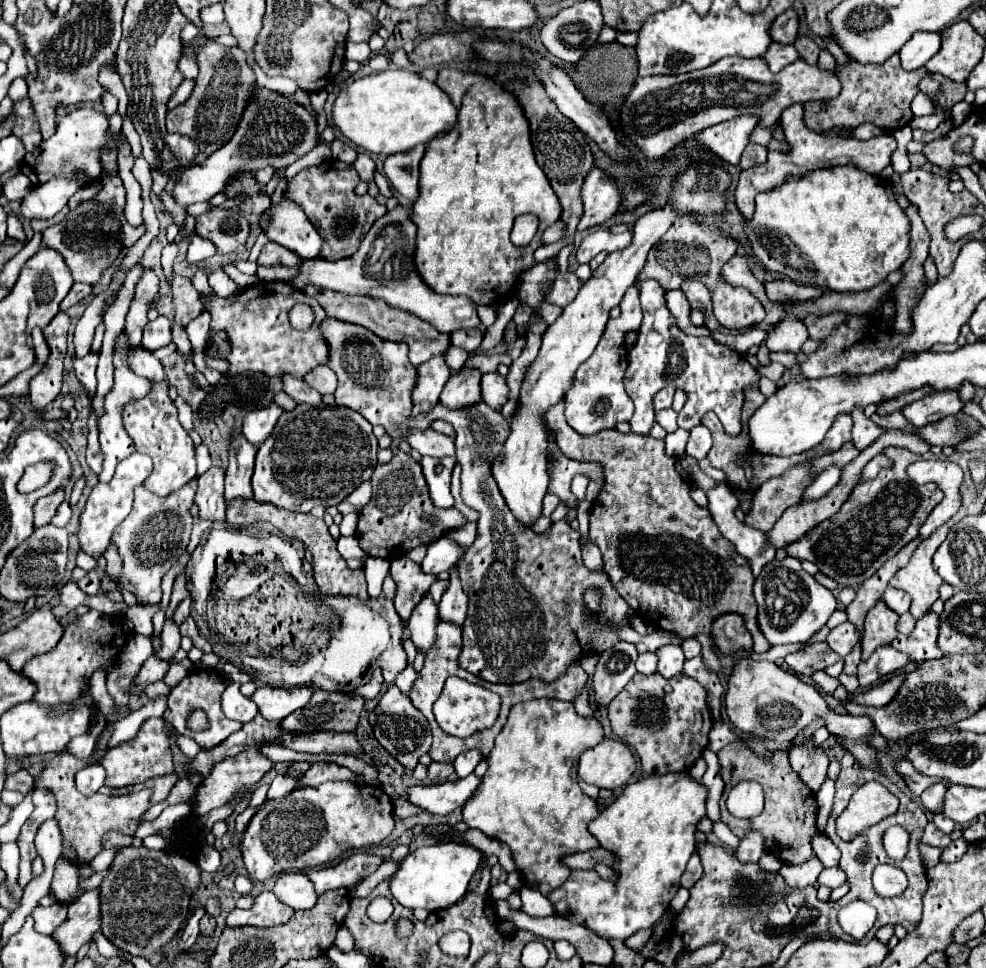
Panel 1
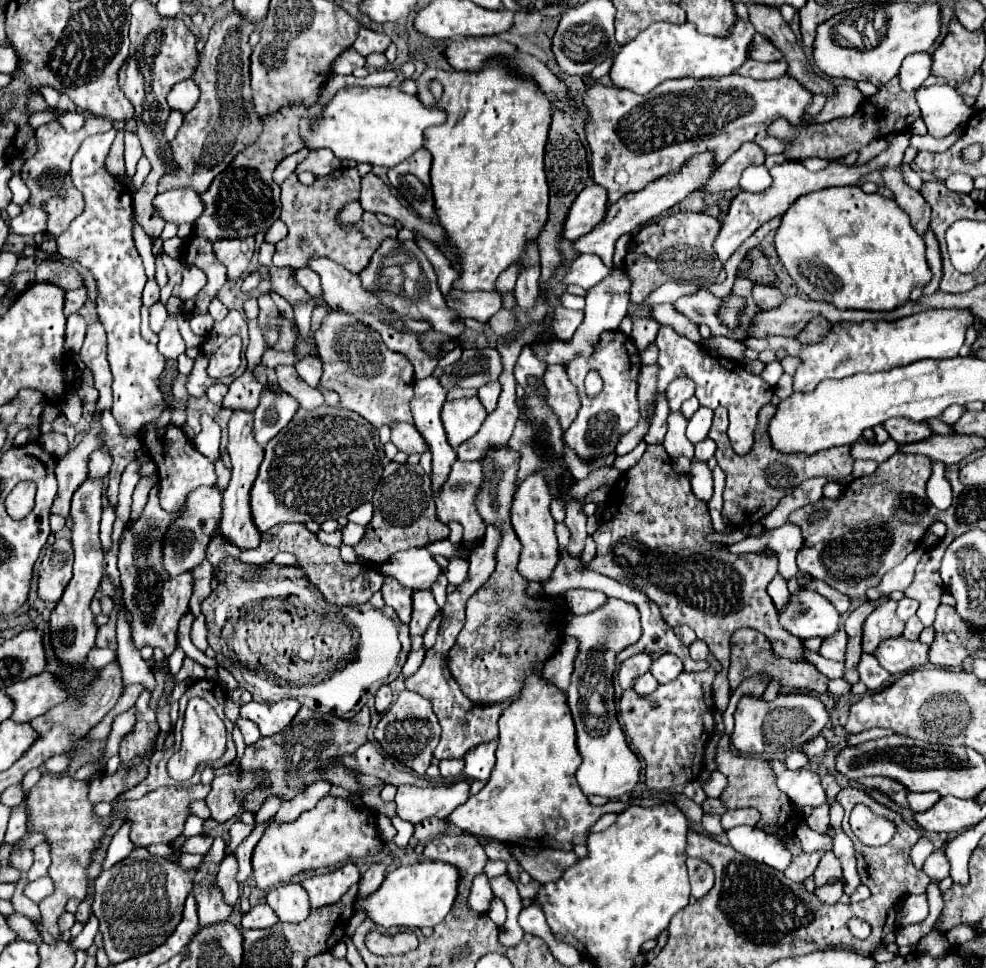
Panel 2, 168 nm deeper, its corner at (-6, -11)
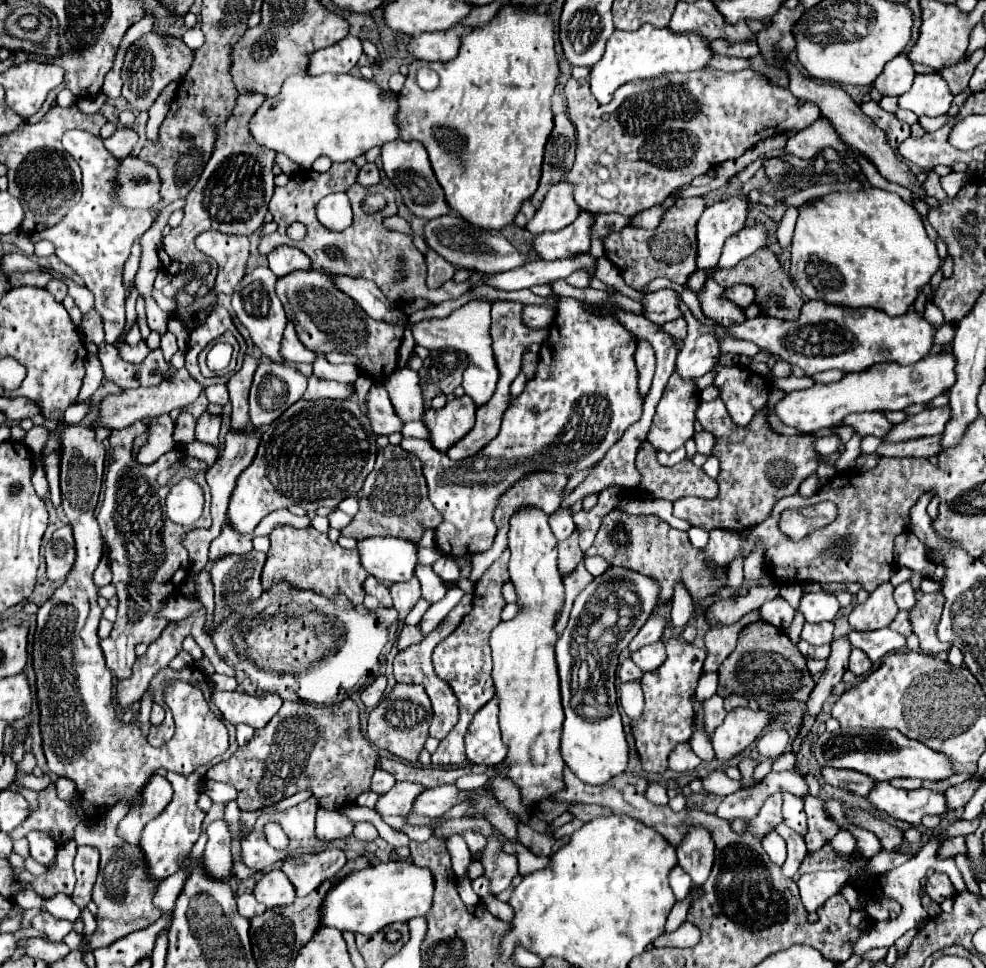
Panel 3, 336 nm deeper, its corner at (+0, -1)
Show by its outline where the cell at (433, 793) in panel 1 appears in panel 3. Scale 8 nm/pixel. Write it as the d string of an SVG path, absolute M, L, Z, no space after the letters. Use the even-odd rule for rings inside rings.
M396 782L392 786L392 790L388 790L384 796L380 796L378 804L376 804L376 812L380 812L382 816L408 816L412 806L414 806L414 798L418 798L418 794L426 790L422 784L414 784L414 782Z

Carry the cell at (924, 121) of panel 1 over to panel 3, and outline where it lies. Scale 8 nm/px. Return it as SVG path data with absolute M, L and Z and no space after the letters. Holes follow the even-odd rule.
M916 74L912 88L898 98L898 106L918 116L942 116L950 110L952 92L940 74Z

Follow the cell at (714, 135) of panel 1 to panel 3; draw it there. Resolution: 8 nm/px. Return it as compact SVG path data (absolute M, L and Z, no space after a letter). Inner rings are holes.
M582 212L570 226L558 232L544 232L534 240L534 250L544 260L562 260L570 254L590 252L590 236L594 226L594 214Z

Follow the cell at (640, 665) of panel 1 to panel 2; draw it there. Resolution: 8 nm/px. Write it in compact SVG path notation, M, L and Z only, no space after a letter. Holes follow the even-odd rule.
M646 672L646 674L642 674L642 676L636 680L636 684L632 686L632 690L634 690L638 696L648 696L648 694L652 694L652 692L656 690L656 686L658 686L658 682L654 680L654 676L652 676L650 672Z

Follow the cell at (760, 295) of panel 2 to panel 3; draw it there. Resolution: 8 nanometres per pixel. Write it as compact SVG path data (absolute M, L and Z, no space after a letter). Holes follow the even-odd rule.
M736 284L726 290L726 298L732 300L734 304L738 302L740 308L748 308L754 302L754 288L746 284Z

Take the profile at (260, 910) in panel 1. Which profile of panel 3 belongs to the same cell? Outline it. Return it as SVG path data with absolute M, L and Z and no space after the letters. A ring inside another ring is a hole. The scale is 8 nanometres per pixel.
M242 894L236 898L236 902L238 902L238 912L248 920L266 912L266 906L262 906L252 894Z

